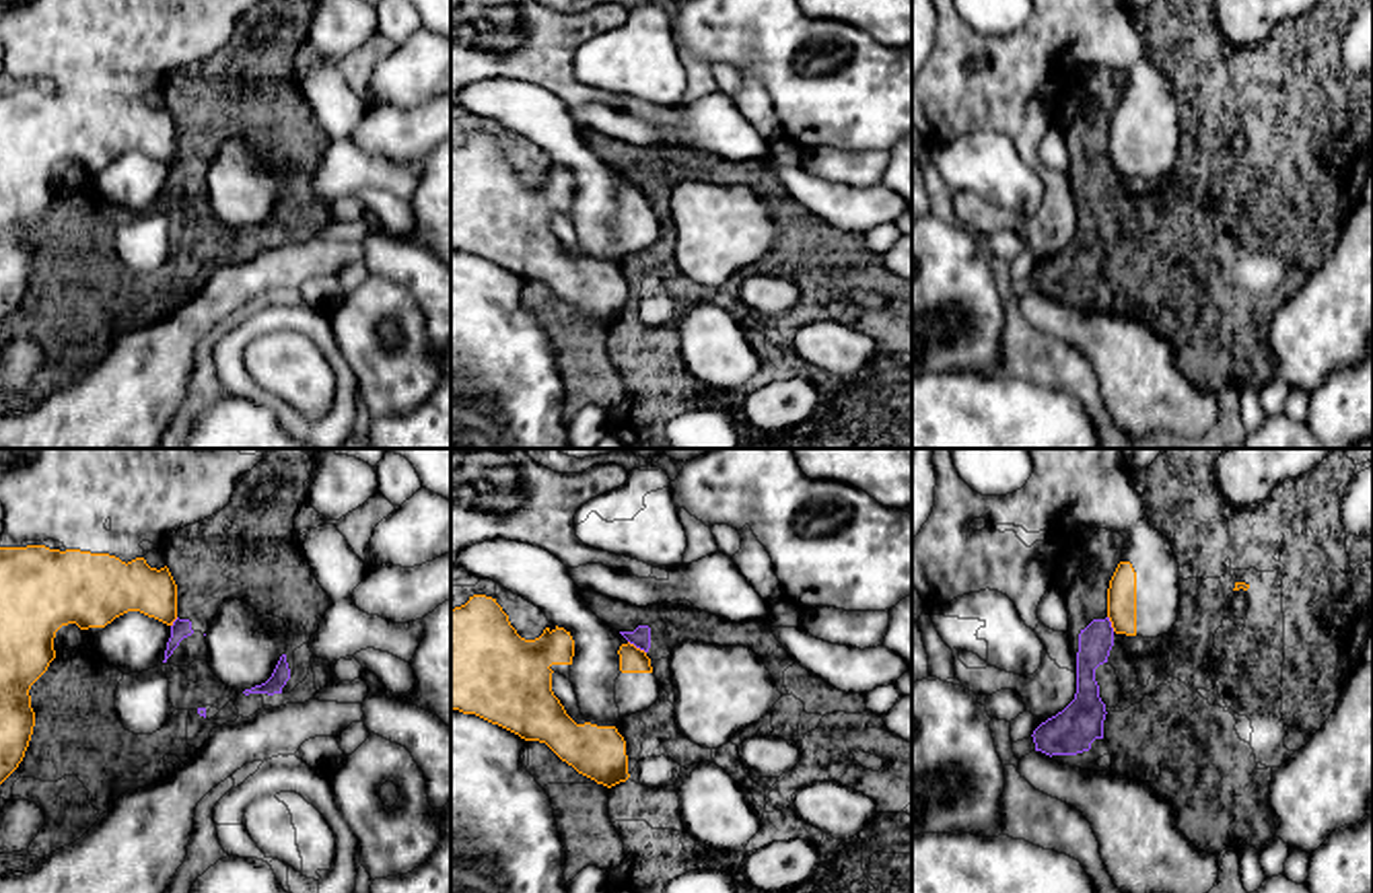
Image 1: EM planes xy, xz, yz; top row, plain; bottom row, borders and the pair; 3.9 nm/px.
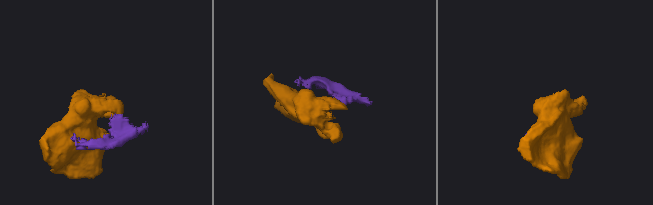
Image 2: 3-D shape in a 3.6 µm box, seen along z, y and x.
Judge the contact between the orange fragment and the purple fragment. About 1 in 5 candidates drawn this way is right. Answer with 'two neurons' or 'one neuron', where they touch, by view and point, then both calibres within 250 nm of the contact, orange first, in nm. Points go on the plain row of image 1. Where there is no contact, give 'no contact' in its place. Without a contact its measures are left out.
two neurons | xz (635, 186) | 100/80 nm

